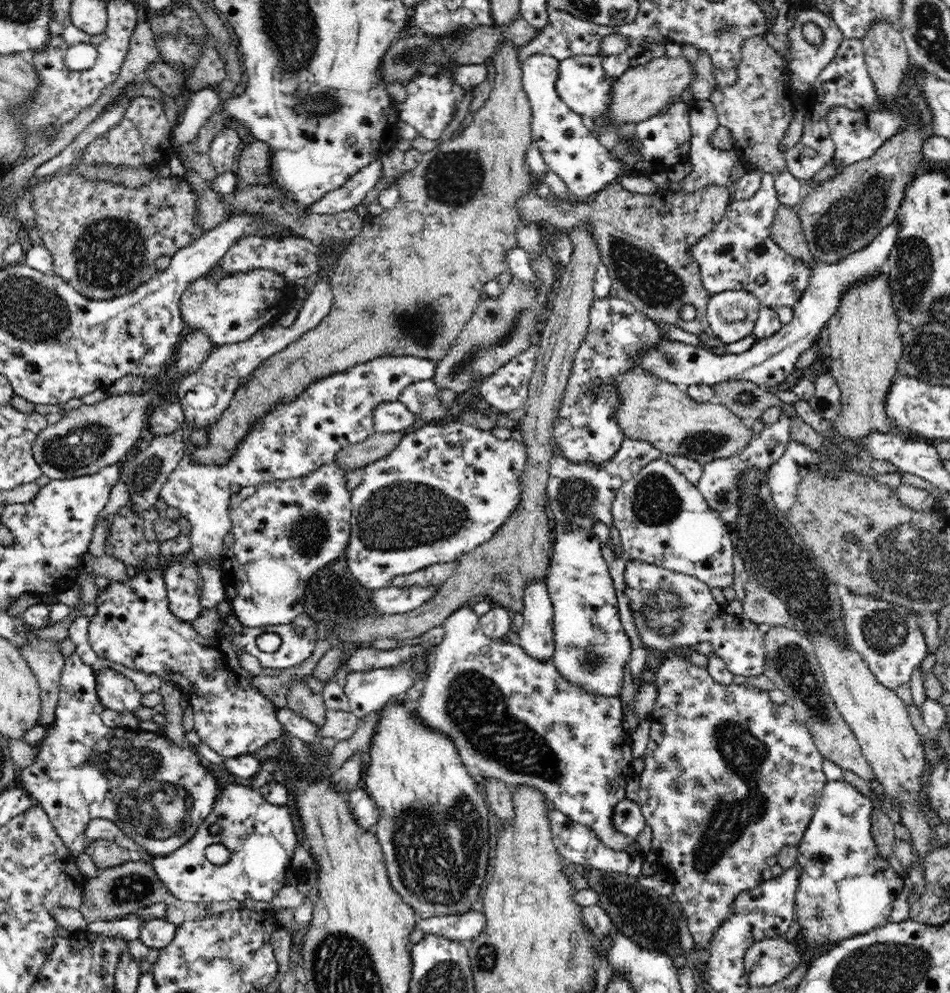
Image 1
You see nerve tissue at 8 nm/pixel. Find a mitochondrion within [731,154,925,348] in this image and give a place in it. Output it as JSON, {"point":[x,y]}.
{"point":[853,214]}

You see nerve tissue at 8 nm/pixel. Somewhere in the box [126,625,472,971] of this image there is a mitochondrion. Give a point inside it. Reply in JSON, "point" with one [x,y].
{"point":[301,869]}

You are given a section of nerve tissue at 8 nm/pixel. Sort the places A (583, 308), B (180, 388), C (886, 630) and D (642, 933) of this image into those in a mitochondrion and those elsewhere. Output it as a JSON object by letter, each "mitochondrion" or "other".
{"A":"other","B":"other","C":"mitochondrion","D":"mitochondrion"}

